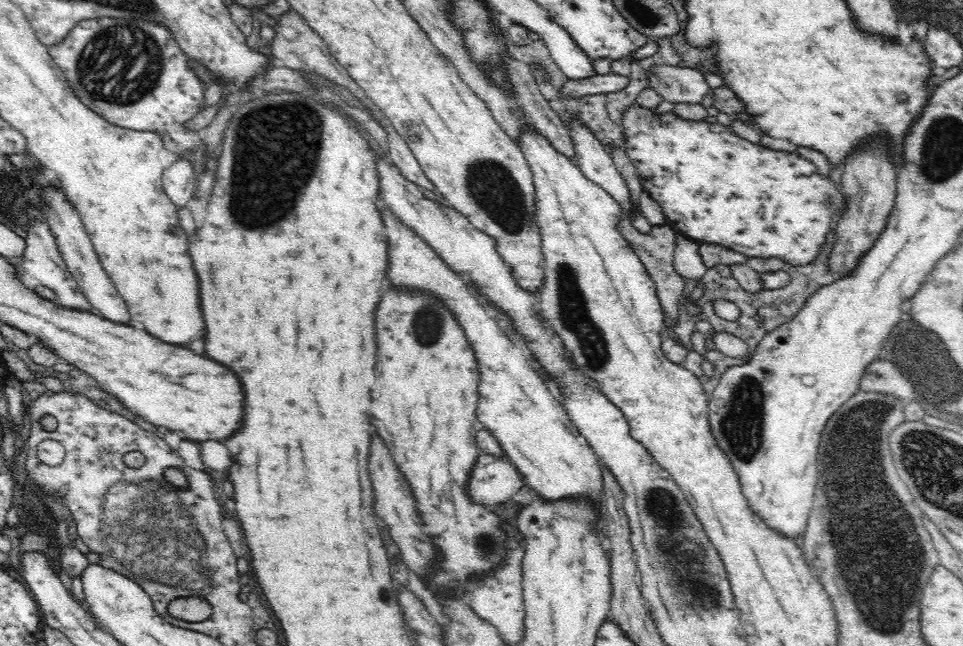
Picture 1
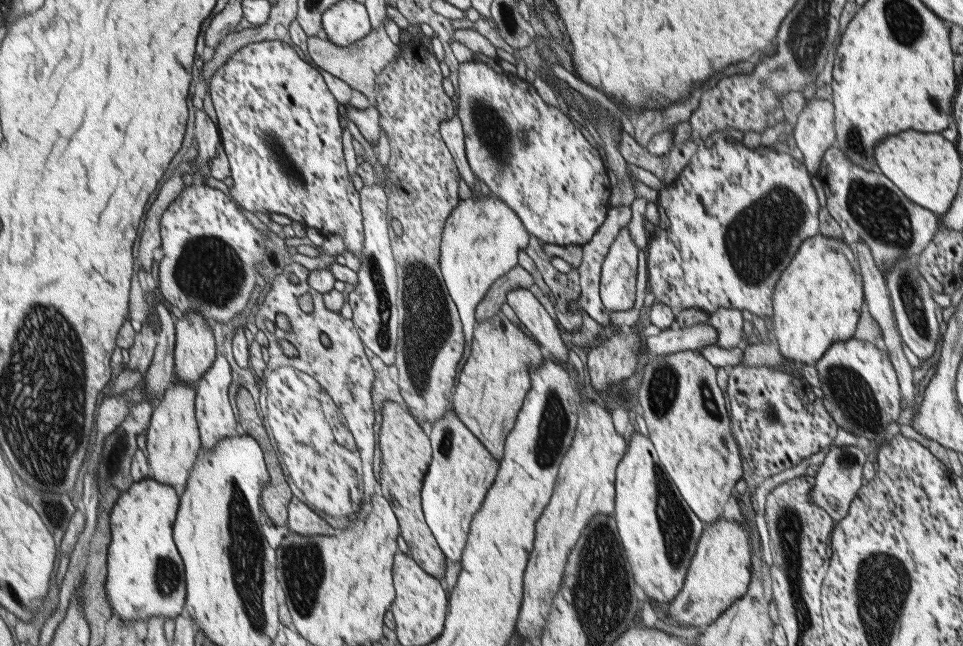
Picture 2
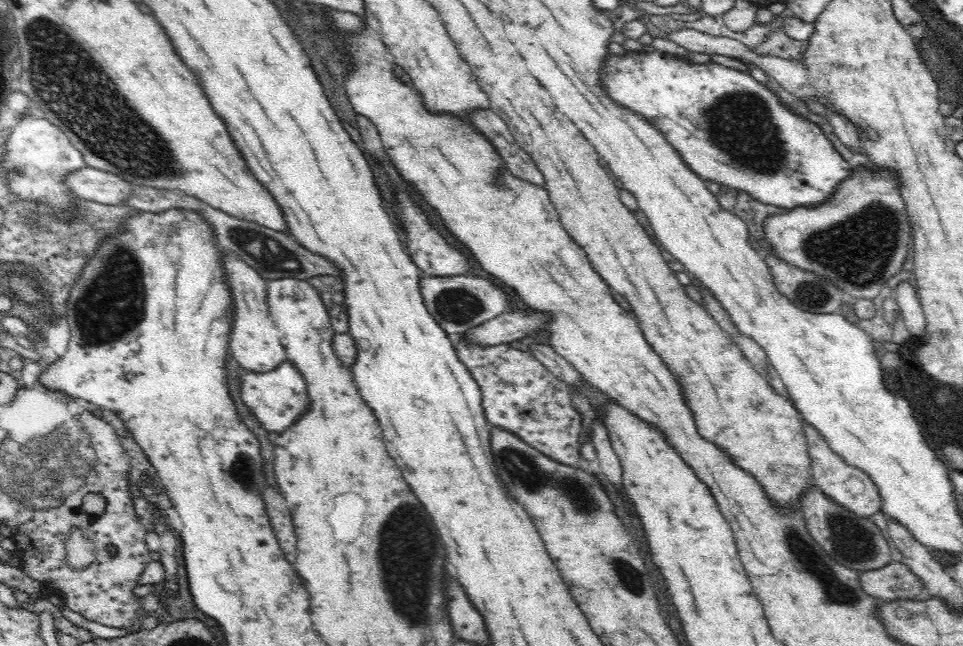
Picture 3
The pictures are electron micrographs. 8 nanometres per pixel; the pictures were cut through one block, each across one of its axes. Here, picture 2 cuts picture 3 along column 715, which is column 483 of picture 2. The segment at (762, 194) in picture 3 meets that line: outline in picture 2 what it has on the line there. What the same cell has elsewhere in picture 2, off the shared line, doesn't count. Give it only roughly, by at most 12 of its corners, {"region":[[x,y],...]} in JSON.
{"region":[[460,63],[472,172],[544,243],[608,218],[596,148],[517,74]]}

